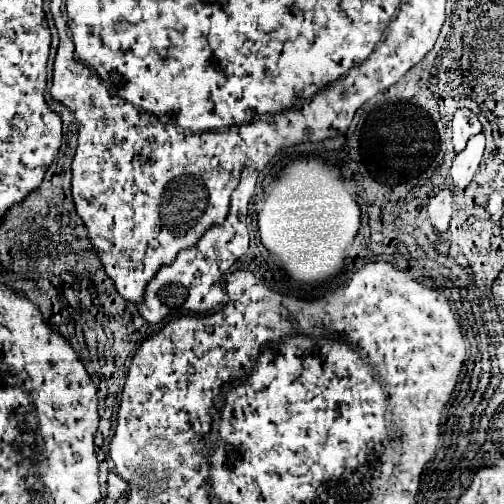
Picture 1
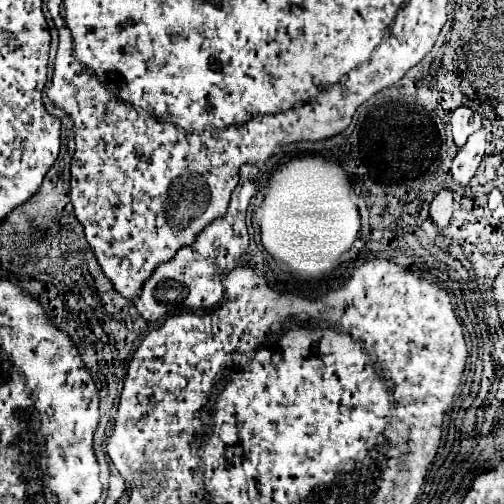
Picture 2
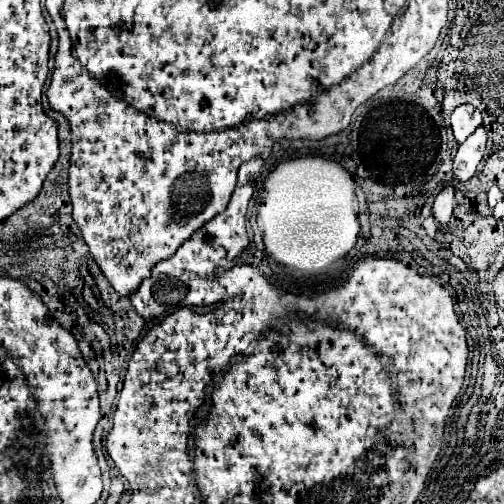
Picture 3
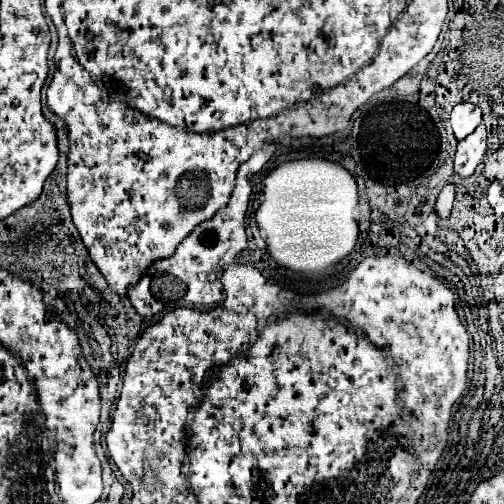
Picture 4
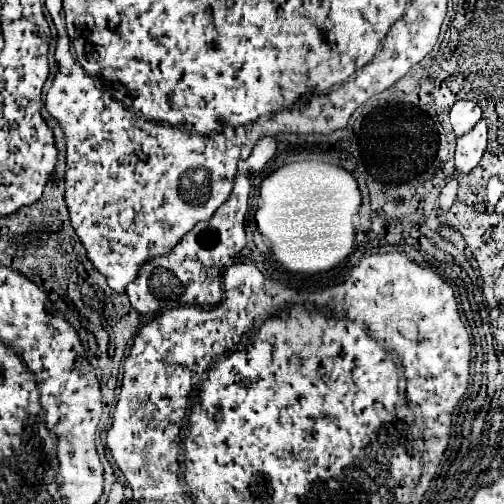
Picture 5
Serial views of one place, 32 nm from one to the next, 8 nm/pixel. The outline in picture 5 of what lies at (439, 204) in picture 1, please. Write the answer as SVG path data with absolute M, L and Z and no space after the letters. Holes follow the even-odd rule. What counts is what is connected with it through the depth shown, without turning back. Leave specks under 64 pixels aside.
M456 180L448 182L448 184L442 188L442 194L440 194L440 200L438 200L442 212L448 212L448 210L452 208L452 202L454 202L454 198L456 198L456 188L458 188L458 182L456 182Z

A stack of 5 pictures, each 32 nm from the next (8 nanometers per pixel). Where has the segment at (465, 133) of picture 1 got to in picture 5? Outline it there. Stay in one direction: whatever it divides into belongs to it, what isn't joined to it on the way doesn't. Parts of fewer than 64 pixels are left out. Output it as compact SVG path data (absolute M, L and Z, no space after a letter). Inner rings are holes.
M468 100L456 102L450 110L450 124L452 124L454 134L458 138L464 136L464 132L470 132L480 118L482 118L480 106L474 104L474 102L468 102Z

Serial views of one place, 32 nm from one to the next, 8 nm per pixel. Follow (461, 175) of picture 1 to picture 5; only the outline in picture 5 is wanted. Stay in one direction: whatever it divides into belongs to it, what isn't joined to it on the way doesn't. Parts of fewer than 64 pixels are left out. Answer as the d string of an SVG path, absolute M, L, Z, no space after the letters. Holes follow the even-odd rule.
M482 118L472 132L468 132L466 136L458 138L458 144L456 144L456 172L458 174L470 174L482 154L486 150L486 120Z

